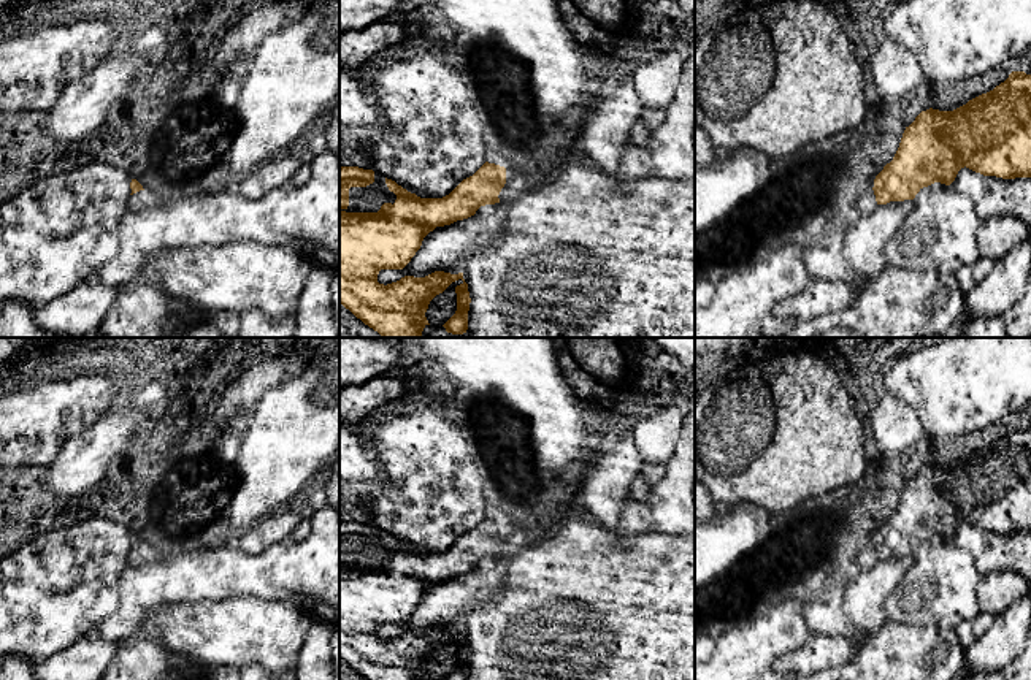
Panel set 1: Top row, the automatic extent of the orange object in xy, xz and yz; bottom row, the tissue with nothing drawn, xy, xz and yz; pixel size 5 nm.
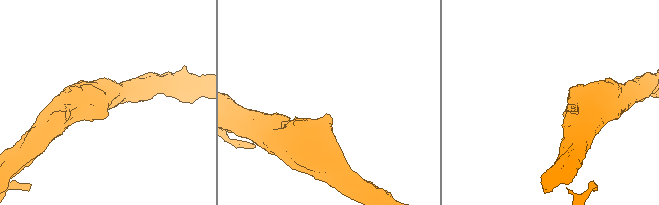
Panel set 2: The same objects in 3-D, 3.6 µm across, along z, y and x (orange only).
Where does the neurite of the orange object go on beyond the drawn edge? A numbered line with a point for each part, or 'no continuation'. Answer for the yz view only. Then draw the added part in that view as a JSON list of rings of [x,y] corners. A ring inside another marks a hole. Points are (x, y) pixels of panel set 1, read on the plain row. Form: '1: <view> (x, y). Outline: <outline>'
1: yz (868, 558). Outline: [[[869,547],[860,555],[860,569],[872,567],[877,561],[874,547]]]

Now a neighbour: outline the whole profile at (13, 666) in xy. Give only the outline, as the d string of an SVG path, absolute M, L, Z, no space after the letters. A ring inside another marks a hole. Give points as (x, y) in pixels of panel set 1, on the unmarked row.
M24 655L0 658L0 680L38 680L35 674L35 659Z

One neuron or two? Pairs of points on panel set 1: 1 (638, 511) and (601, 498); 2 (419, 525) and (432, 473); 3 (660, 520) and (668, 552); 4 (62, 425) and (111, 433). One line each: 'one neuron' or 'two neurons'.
1: two neurons
2: one neuron
3: two neurons
4: two neurons

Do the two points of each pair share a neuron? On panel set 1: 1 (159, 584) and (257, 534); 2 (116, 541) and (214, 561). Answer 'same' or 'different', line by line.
1: different
2: different

